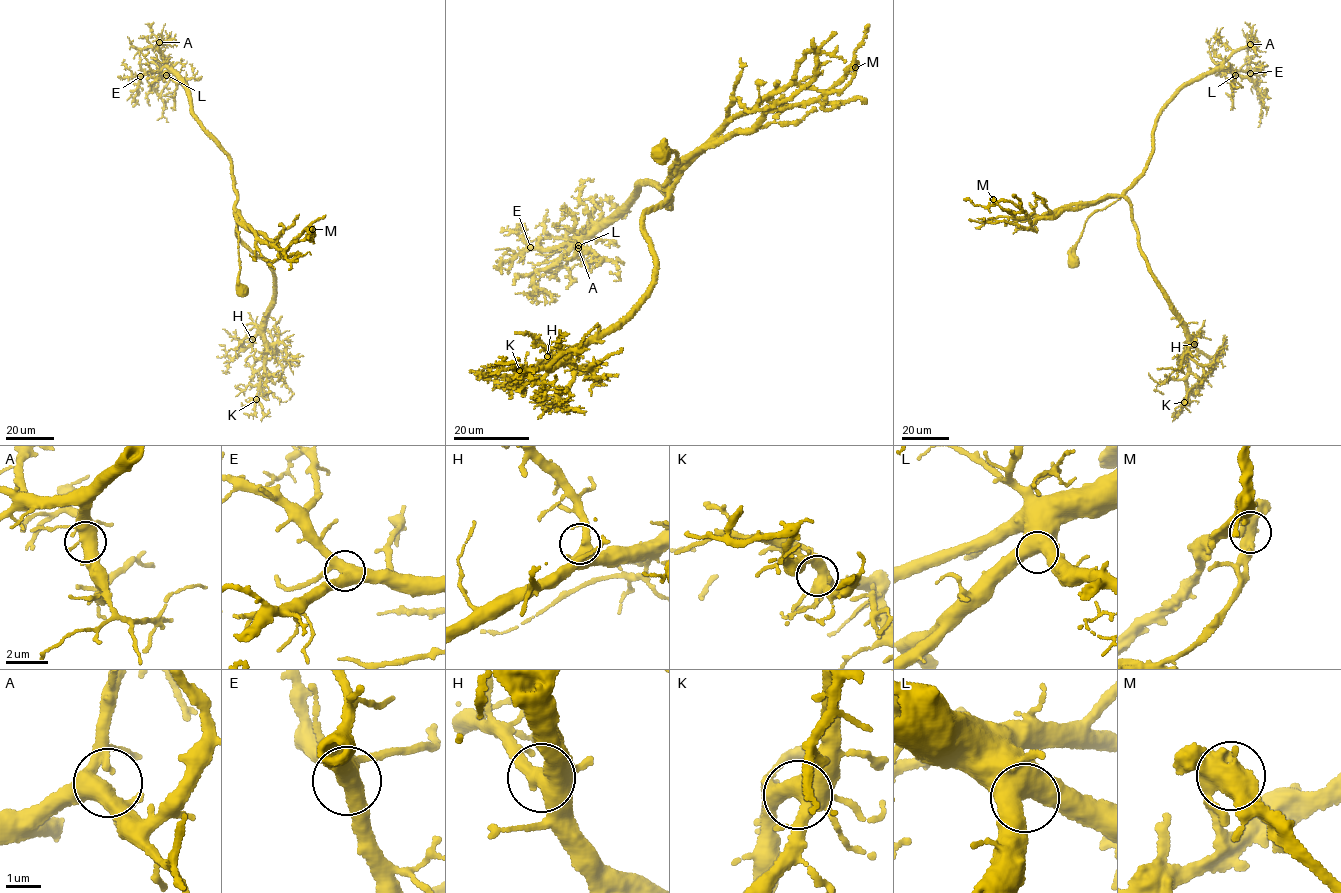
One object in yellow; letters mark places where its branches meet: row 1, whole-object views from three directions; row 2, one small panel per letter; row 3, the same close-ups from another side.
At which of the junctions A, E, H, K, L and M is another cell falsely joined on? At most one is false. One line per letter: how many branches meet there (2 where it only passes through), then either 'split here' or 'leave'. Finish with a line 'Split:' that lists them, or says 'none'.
A: 5 | leave
E: 4 | leave
H: 4 | leave
K: 6 | leave
L: 4 | leave
M: 4 | split here
Split: M

